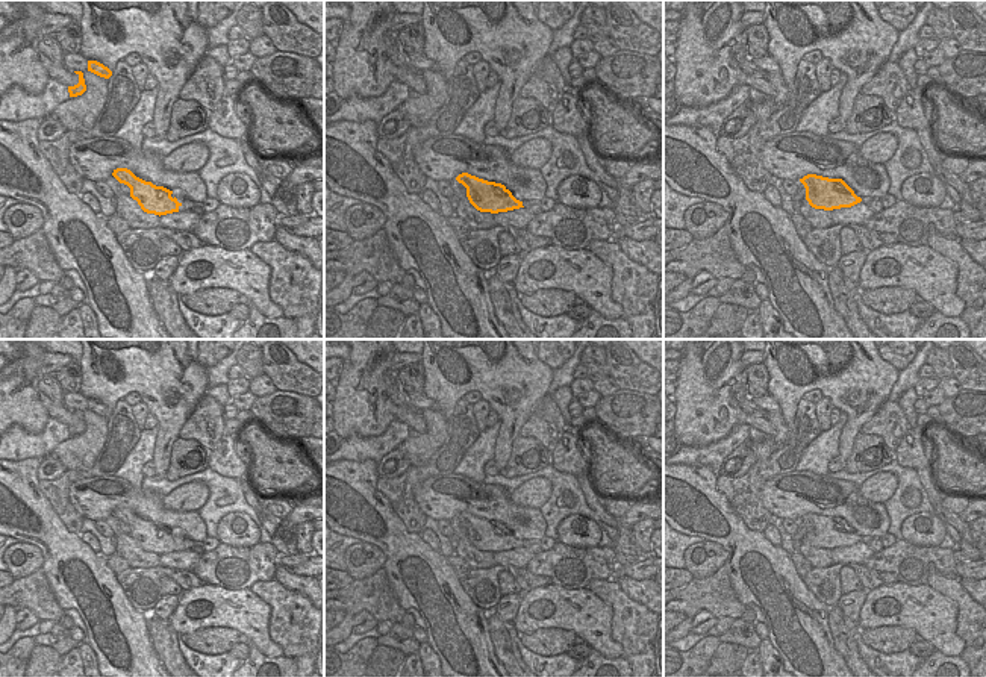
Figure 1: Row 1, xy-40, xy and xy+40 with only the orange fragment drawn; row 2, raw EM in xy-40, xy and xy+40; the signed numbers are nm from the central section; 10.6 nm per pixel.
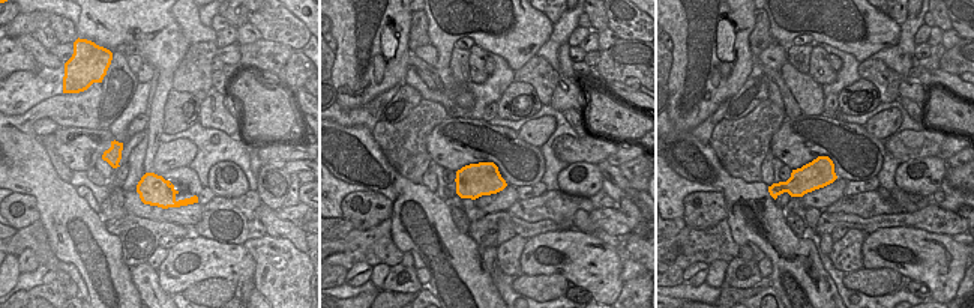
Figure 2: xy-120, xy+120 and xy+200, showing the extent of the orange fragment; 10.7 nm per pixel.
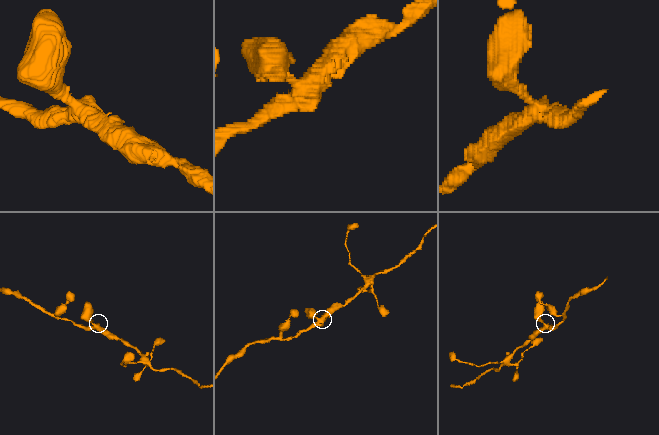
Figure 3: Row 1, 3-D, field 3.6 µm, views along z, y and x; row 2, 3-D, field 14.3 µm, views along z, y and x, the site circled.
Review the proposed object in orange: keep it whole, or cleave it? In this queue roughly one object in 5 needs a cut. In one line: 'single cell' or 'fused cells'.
single cell

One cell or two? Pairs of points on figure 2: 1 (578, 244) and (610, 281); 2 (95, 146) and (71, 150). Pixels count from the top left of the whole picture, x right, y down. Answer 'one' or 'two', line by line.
1: one
2: one

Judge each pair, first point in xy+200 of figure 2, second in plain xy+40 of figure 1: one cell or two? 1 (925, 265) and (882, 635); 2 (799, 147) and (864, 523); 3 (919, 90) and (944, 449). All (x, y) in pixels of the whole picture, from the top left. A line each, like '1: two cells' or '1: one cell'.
1: two cells
2: one cell
3: two cells

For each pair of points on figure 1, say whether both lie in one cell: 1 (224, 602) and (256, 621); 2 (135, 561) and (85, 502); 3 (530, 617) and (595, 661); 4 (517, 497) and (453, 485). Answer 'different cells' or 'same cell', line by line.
1: same cell
2: different cells
3: different cells
4: different cells

